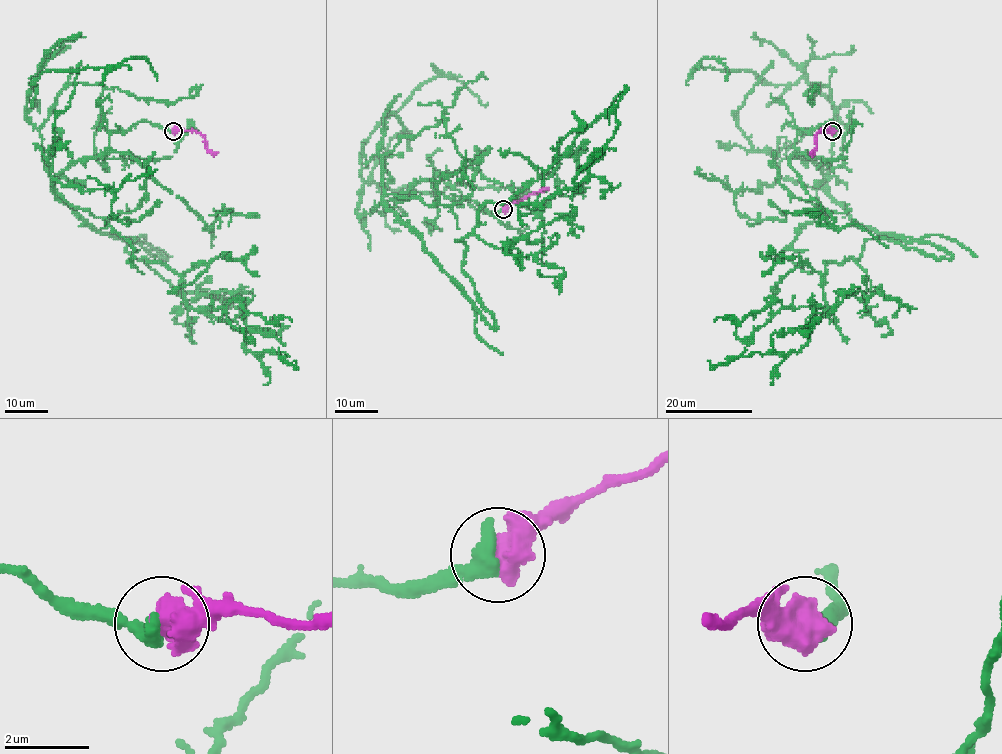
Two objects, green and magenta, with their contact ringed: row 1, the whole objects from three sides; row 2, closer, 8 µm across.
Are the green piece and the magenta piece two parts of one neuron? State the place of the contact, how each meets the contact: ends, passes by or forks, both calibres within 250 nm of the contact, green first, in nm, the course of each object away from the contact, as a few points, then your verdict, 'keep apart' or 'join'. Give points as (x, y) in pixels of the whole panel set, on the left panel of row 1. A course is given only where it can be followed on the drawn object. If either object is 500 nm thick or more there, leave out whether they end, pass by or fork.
place (173, 131); calibres 550 and 850 nm; course green (173, 131), (114, 131), (55, 194), (155, 248), (126, 249), (247, 351), (294, 360); course magenta (173, 131), (199, 132), (204, 137), (206, 148), (216, 155); join

